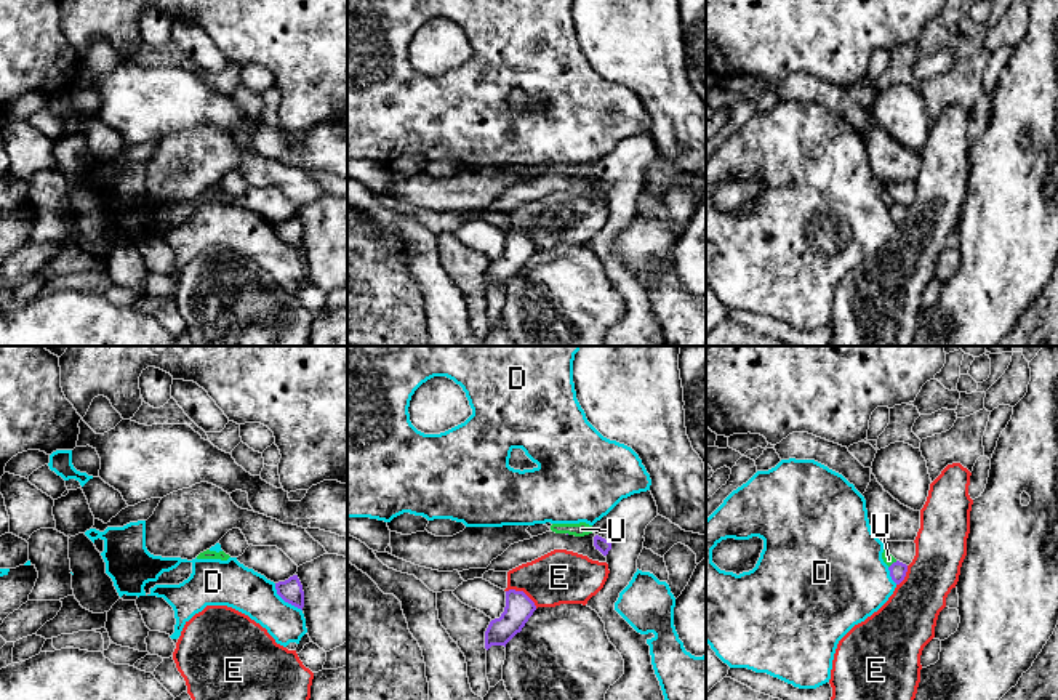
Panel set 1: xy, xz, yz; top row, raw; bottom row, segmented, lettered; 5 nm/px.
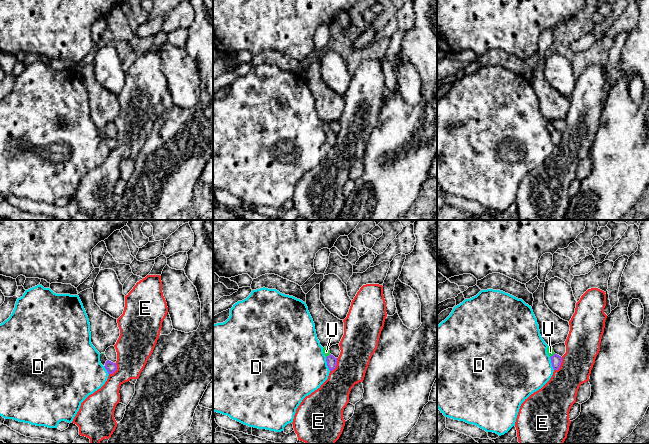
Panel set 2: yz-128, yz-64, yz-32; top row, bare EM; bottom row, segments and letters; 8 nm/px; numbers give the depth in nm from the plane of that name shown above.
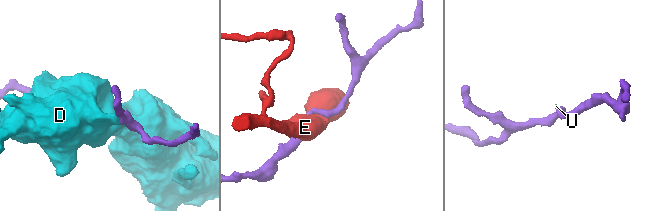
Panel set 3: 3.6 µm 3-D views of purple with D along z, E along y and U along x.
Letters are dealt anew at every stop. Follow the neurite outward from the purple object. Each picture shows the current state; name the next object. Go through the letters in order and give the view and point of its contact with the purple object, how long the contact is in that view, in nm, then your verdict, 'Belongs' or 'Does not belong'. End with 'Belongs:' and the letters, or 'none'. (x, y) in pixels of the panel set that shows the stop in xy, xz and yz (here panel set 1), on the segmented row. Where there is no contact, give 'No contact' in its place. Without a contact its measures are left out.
D: Touches purple at xy (285, 601). Shared border 200 nm. Does not belong
E: Touches purple at xz (522, 591). Shared border 180 nm. Does not belong
U: Touches purple at yz (892, 564). Shared border 60 nm. Belongs
Belongs: U

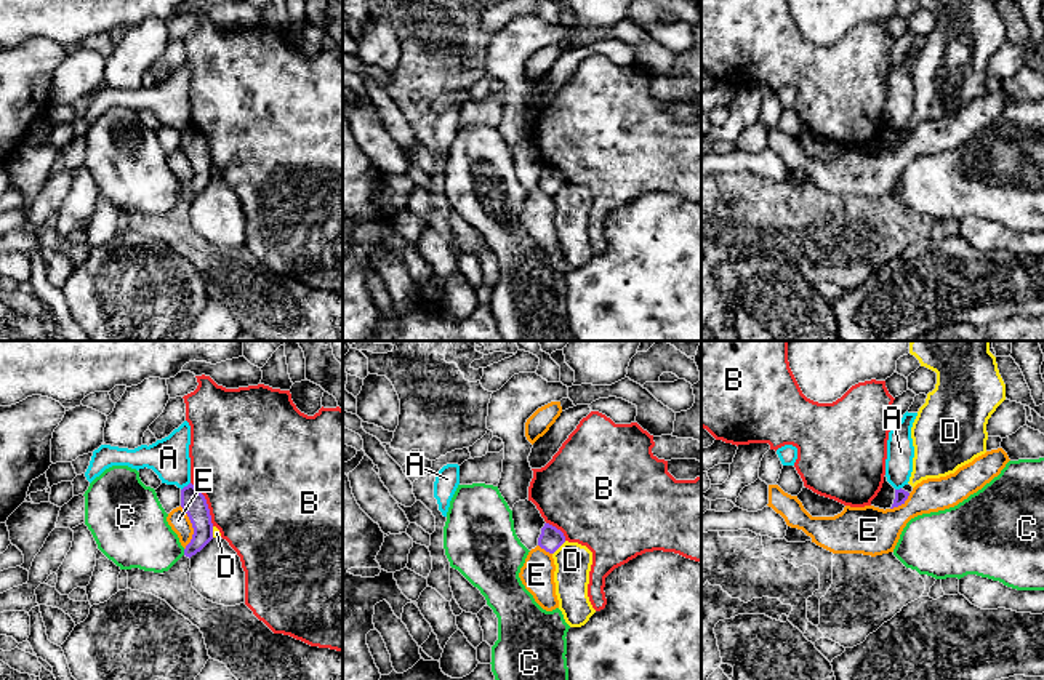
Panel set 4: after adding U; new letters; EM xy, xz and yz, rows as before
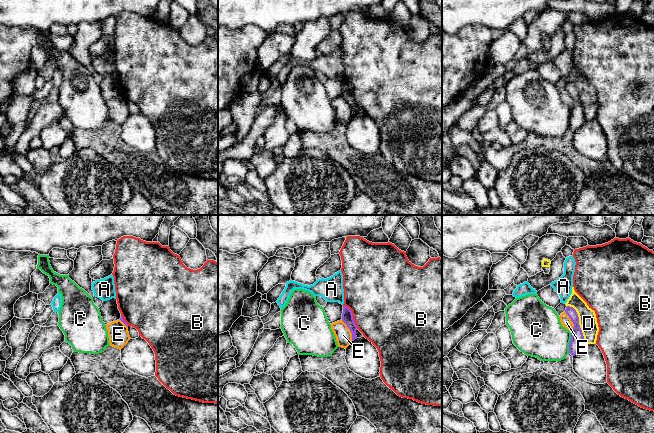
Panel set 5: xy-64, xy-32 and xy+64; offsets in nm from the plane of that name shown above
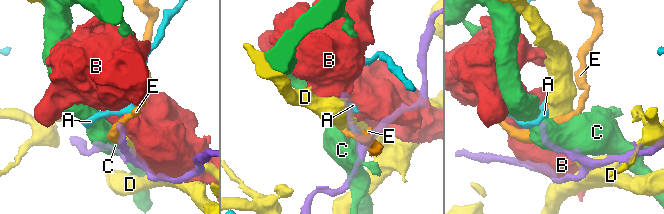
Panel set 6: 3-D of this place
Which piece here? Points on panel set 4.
A: Touches purple at xy (184, 487). Shared border 60 nm. Does not belong
B: Touches purple at xy (207, 504). Shared border 260 nm. Does not belong
C: Touches purple at xy (184, 552). Shared border 30 nm. Does not belong
D: Touches purple at xz (559, 546). Shared border 100 nm. Does not belong
E: Touches purple at xy (192, 527). Shared border 220 nm. Does not belong
Belongs: none

